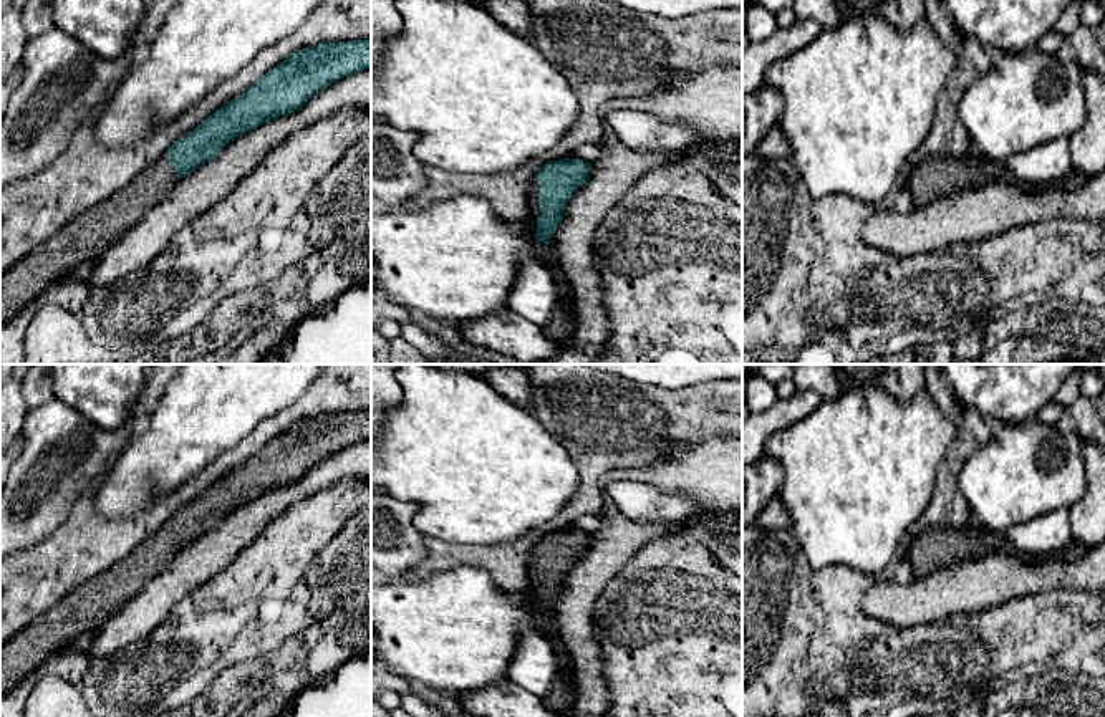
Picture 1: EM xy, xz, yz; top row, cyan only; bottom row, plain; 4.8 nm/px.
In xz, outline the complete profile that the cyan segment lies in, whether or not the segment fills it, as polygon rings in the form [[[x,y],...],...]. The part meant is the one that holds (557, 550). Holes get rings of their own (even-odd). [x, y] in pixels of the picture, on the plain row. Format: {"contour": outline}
{"contour": [[[578,530],[550,532],[530,546],[527,606],[538,614],[548,614],[562,594],[565,576],[572,565],[590,548],[591,535]]]}

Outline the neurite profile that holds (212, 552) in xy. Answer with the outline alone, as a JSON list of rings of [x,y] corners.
[[[371,439],[320,460],[292,485],[235,508],[217,528],[182,548],[157,576],[109,616],[83,652],[99,659],[142,639],[181,599],[225,570],[280,513],[345,480],[371,484]]]

